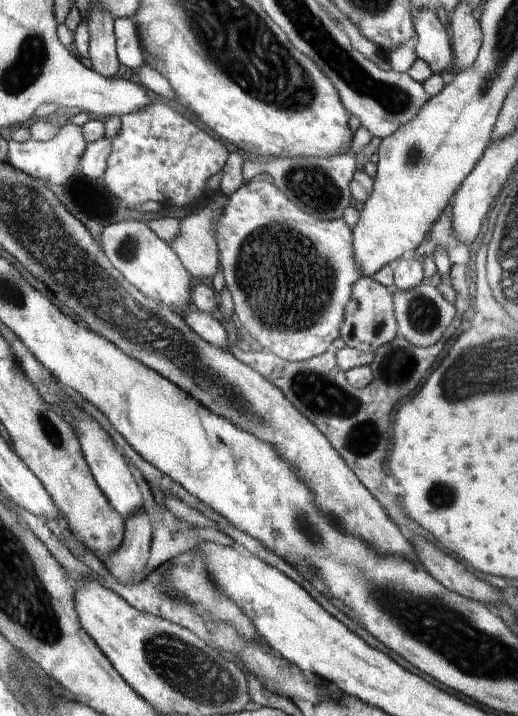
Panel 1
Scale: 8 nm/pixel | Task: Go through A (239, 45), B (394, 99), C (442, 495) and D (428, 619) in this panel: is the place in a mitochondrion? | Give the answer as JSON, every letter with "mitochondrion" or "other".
{"A":"mitochondrion","B":"mitochondrion","C":"mitochondrion","D":"mitochondrion"}

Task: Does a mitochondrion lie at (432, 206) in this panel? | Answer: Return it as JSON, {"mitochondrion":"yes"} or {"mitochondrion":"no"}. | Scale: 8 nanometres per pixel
{"mitochondrion":"no"}

